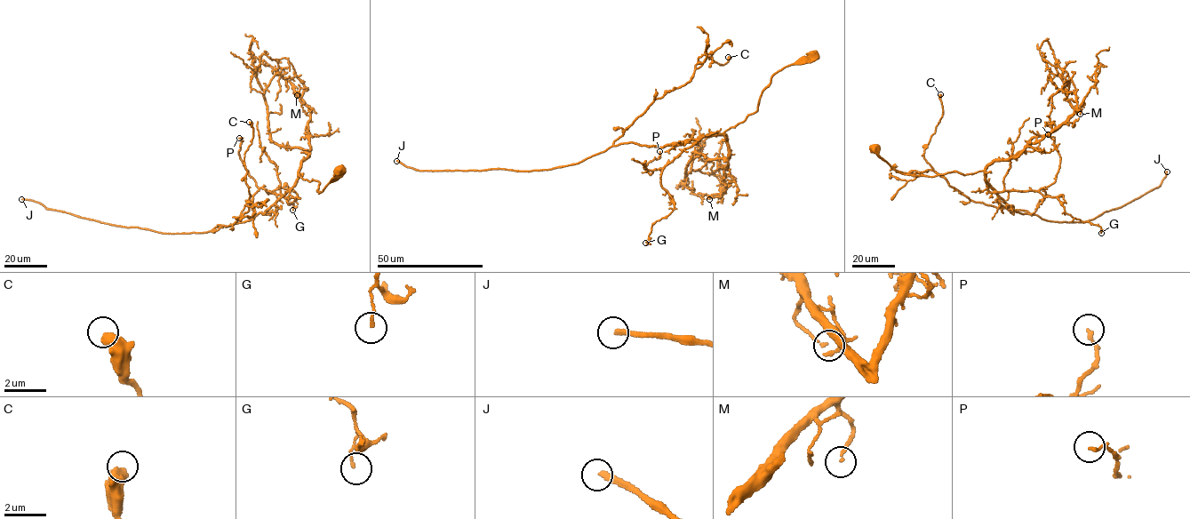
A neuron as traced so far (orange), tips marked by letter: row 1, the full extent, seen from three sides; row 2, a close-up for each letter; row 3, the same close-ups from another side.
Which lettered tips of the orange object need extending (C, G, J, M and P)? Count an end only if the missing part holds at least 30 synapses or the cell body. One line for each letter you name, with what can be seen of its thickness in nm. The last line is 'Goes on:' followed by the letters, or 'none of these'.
J: calibre 280 nm
Goes on: J

